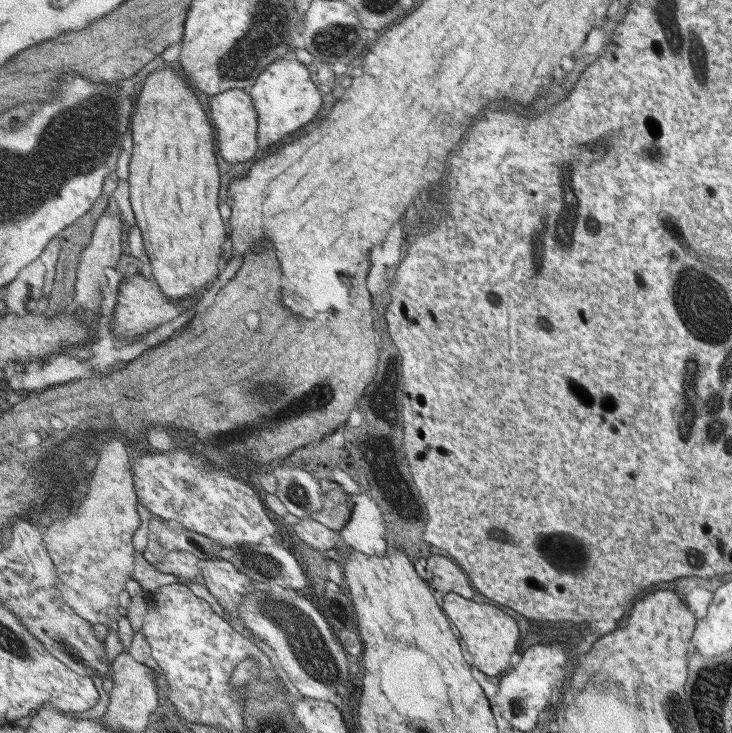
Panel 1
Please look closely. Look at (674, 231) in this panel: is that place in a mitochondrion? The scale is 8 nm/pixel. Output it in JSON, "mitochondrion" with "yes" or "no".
{"mitochondrion":"yes"}

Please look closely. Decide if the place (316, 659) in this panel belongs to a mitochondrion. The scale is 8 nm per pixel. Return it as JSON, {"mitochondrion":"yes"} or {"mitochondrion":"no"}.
{"mitochondrion":"yes"}

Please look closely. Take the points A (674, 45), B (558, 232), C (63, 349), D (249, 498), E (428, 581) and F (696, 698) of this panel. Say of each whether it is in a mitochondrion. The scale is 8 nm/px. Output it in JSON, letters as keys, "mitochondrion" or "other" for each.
{"A":"mitochondrion","B":"mitochondrion","C":"other","D":"other","E":"other","F":"mitochondrion"}

